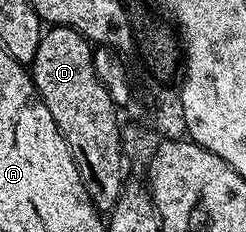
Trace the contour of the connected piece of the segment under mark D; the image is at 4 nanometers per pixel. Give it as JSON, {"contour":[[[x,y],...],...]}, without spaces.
{"contour":[[[67,26],[49,27],[37,45],[36,56],[30,63],[31,78],[35,93],[56,120],[58,131],[64,136],[69,150],[76,160],[77,171],[84,182],[85,191],[99,213],[108,214],[119,200],[124,189],[122,183],[122,158],[120,121],[116,113],[118,108],[109,96],[107,89],[99,82],[95,74],[93,47],[82,34]]]}

